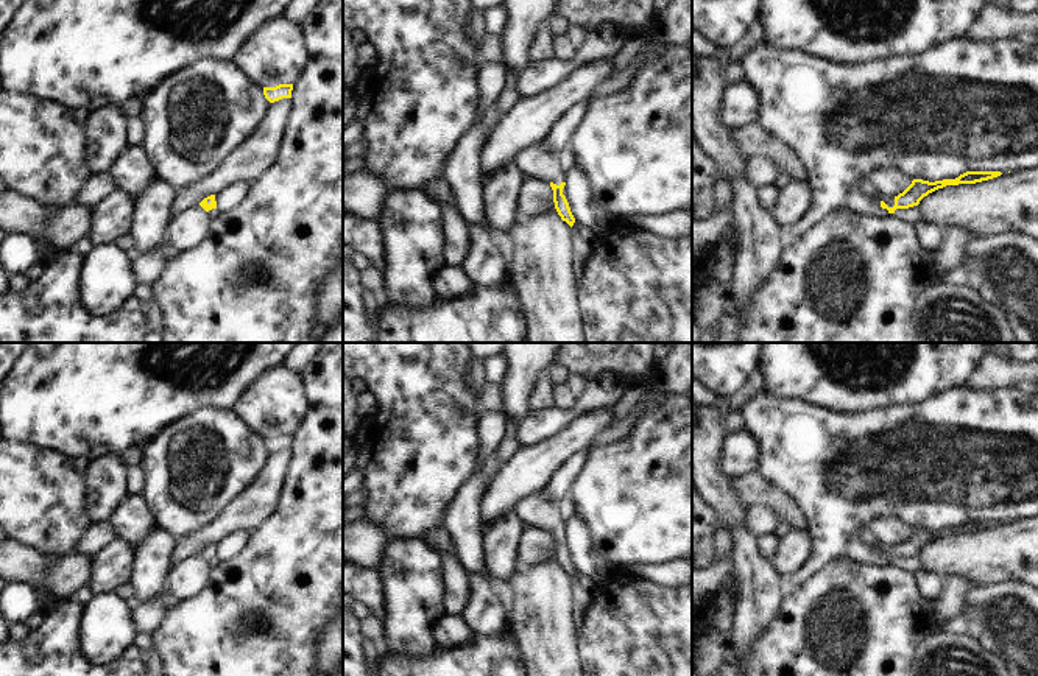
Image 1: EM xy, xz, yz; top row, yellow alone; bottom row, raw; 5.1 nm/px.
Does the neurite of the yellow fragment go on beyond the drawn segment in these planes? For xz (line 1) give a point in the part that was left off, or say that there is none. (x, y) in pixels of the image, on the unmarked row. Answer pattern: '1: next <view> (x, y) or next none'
1: next xz (535, 511)

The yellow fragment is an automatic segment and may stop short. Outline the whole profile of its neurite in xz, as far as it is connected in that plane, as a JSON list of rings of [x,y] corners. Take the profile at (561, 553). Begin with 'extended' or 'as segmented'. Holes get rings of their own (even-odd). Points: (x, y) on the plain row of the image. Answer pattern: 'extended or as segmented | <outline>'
extended | [[[533,492],[519,498],[513,509],[522,517],[527,525],[541,526],[550,531],[553,539],[553,551],[558,564],[570,576],[575,567],[570,561],[569,551],[563,544],[566,525],[560,519],[560,511],[555,500],[544,500],[539,492]]]

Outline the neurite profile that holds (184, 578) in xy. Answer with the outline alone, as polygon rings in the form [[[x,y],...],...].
[[[201,555],[173,564],[167,573],[167,586],[175,601],[190,598],[201,590],[207,583],[209,572],[210,567]]]

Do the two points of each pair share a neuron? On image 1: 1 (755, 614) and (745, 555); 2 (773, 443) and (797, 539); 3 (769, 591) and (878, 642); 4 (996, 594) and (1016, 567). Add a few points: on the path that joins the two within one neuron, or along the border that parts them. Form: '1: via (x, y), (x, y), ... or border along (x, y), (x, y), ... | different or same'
1: via (755, 600), (755, 575), (750, 569) | same
2: border along (804, 527), (808, 550), (801, 563) | different
3: border along (783, 592), (773, 616), (762, 626) | different
4: border along (1021, 580), (988, 581), (977, 586) | different

